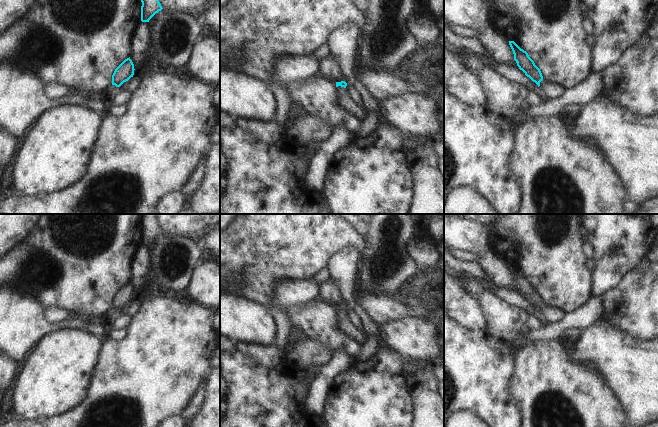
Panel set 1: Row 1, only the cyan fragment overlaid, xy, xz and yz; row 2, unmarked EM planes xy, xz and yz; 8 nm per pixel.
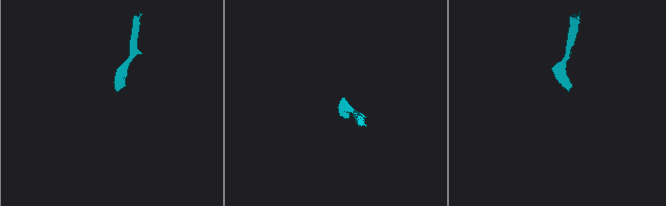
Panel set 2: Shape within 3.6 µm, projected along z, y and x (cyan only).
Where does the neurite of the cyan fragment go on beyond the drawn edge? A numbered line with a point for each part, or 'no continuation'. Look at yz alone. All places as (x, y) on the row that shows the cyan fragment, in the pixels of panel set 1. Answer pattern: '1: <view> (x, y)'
1: yz (549, 90)

